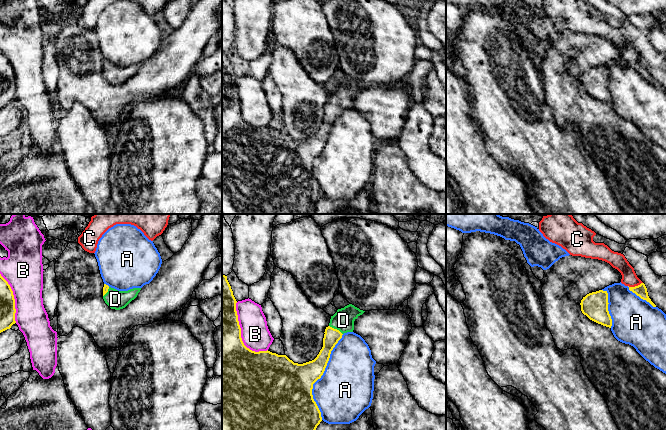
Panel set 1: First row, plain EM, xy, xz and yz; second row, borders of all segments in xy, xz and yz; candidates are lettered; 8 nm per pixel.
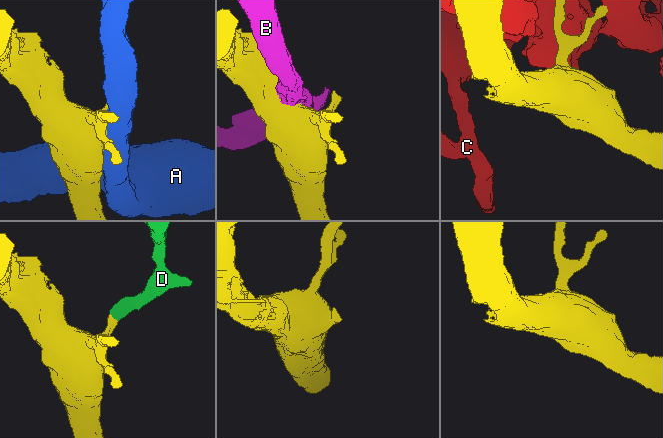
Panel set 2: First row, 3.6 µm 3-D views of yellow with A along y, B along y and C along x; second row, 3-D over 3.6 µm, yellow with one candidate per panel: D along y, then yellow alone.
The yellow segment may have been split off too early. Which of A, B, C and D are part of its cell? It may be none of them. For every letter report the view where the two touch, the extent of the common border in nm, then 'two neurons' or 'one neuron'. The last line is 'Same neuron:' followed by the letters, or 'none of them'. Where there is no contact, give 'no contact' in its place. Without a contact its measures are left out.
A: contact in xz; length 700 nm; two neurons
B: contact in xz; length 460 nm; two neurons
C: contact in yz; length 120 nm; two neurons
D: contact in xz; length 130 nm; one neuron
Same neuron: D

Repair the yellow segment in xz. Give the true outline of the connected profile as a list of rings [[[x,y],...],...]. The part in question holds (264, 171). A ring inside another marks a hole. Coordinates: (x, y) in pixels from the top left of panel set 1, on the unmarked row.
[[[222,50],[222,214],[315,214],[315,206],[322,193],[313,175],[313,160],[323,151],[331,127],[342,111],[353,108],[354,97],[365,87],[352,80],[338,85],[325,105],[323,123],[317,133],[298,140],[286,131],[278,131],[268,126],[255,128],[247,124],[241,114],[236,79],[227,52]]]

